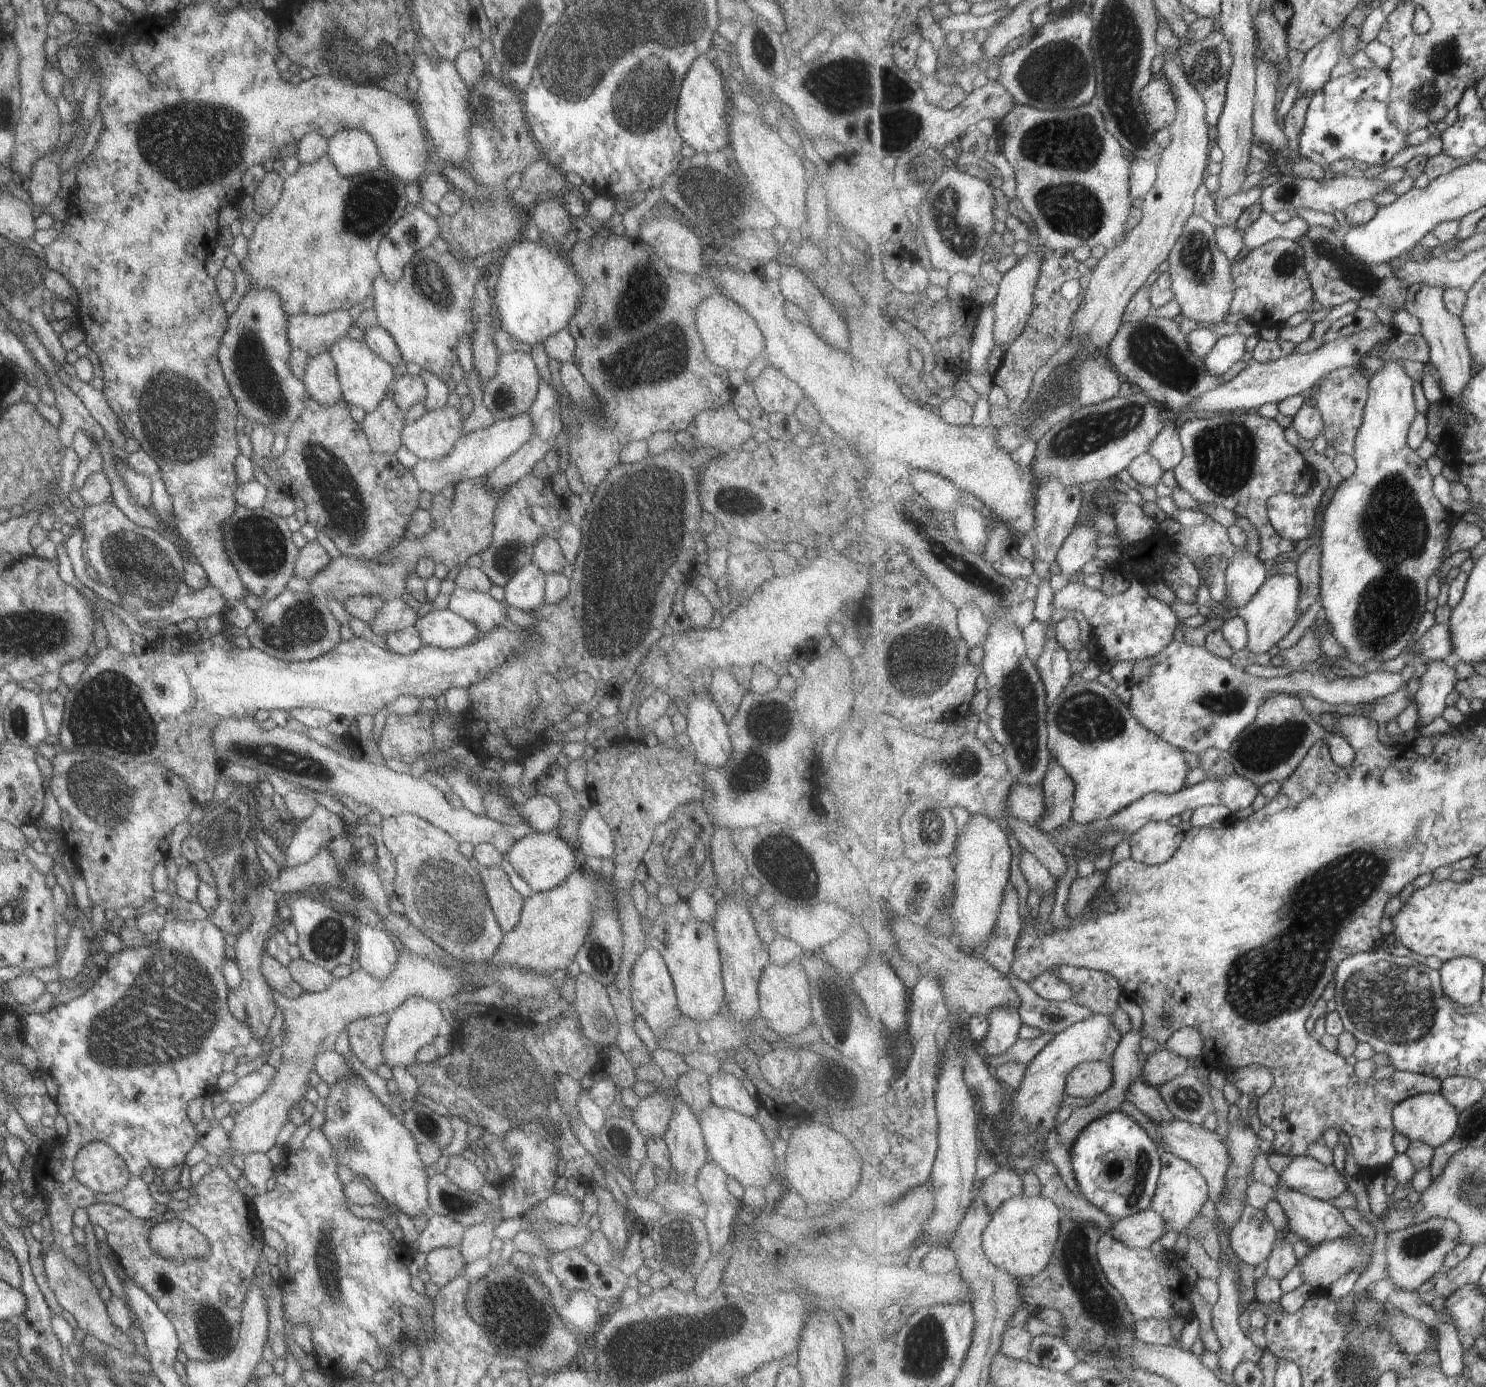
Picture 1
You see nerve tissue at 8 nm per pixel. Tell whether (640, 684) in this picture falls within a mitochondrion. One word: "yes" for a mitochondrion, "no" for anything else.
no

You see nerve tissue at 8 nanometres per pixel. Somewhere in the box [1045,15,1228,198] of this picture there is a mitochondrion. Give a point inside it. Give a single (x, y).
(1207, 69)

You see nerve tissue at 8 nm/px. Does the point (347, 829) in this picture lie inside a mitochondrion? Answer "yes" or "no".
no

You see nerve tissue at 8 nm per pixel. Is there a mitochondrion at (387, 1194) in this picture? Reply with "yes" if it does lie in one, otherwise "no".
no

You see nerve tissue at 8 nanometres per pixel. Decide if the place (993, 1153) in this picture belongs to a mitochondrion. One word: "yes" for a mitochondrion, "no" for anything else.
no

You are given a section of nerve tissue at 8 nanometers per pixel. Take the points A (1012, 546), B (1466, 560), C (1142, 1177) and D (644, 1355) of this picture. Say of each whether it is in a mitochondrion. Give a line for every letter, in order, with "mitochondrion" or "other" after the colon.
A: other
B: other
C: mitochondrion
D: mitochondrion

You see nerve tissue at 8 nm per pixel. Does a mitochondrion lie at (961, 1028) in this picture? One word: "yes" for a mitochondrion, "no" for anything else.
no

